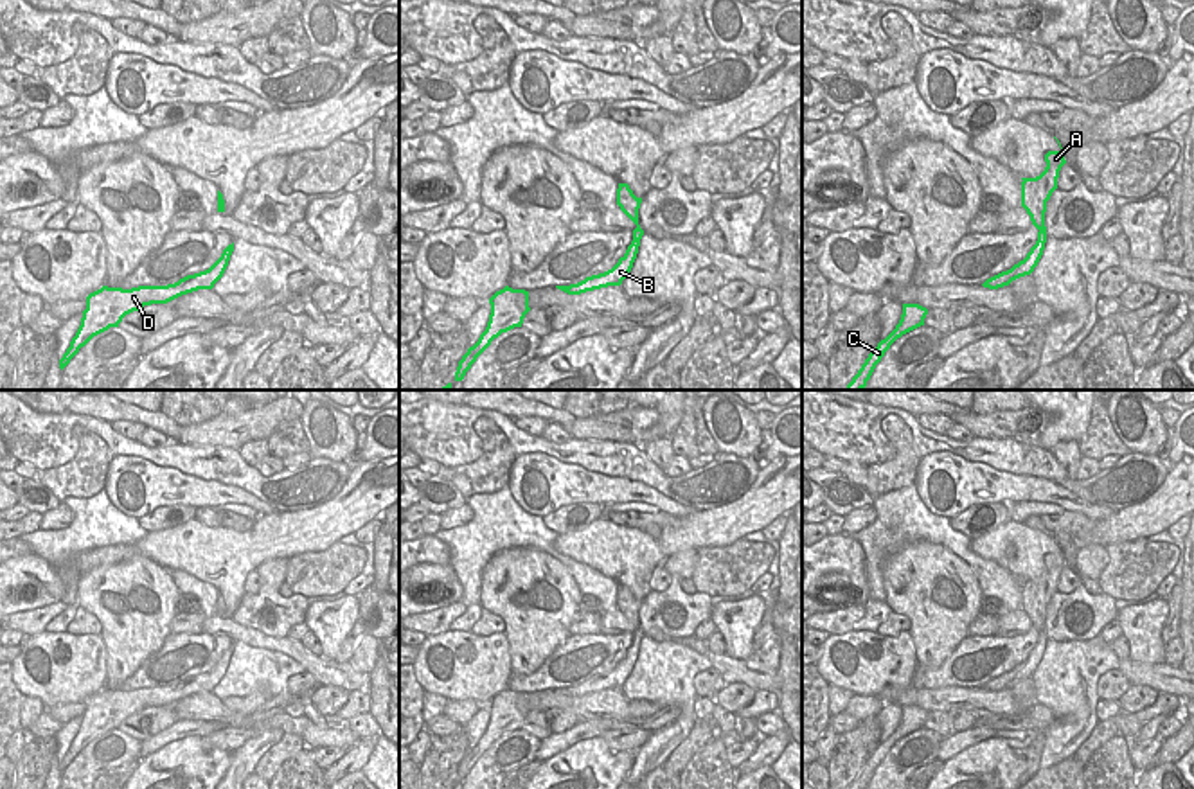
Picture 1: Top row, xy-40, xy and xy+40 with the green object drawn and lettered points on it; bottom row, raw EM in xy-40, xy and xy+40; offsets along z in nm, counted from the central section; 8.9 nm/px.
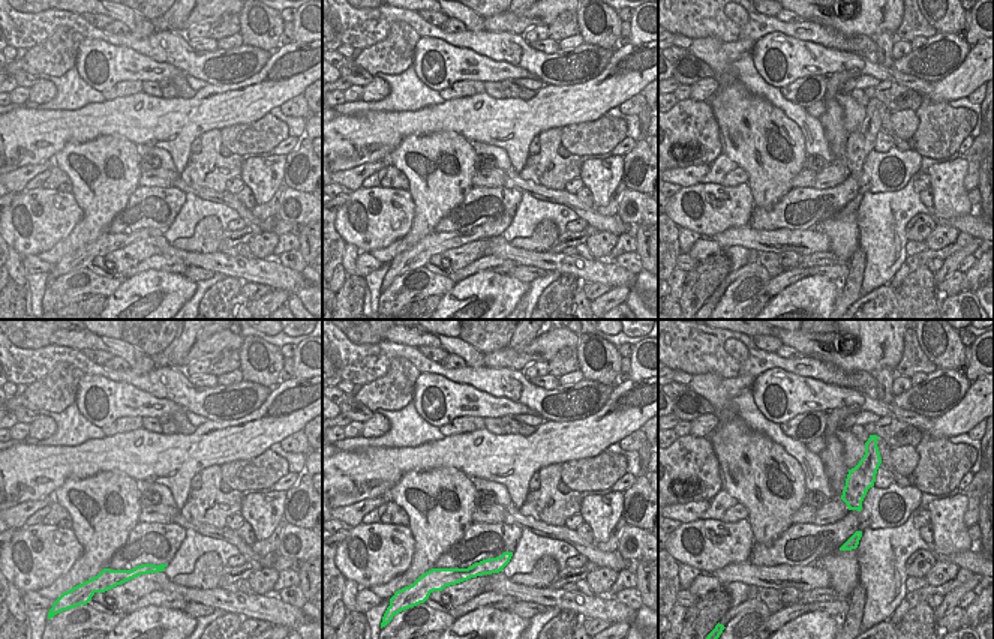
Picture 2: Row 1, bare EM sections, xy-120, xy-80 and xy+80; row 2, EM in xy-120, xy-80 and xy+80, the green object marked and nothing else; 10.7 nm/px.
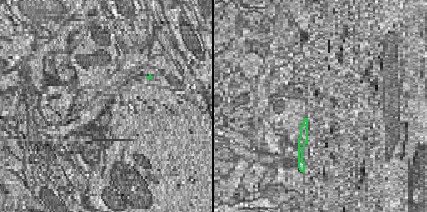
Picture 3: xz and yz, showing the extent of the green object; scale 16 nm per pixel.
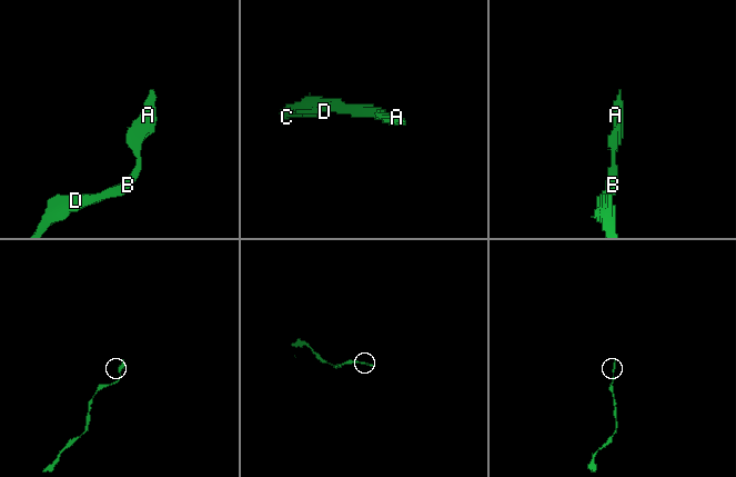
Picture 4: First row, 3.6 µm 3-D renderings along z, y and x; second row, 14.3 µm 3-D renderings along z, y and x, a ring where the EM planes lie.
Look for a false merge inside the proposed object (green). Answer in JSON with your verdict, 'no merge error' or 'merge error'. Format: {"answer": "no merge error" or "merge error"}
{"answer": "no merge error"}

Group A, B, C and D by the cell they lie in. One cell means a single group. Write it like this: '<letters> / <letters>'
A B C D

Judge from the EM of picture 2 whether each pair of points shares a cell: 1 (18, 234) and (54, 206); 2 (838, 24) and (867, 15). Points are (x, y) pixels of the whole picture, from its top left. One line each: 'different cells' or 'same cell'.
1: same cell
2: same cell

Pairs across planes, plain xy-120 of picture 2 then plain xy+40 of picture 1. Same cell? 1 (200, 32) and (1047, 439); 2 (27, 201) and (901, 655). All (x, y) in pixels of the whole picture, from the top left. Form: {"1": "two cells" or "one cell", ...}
{"1": "two cells", "2": "one cell"}

